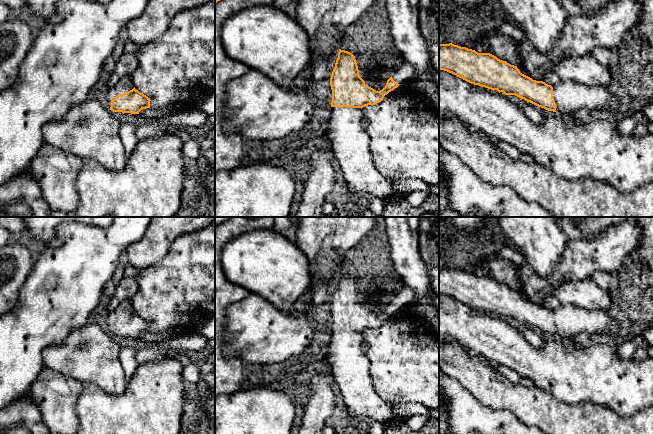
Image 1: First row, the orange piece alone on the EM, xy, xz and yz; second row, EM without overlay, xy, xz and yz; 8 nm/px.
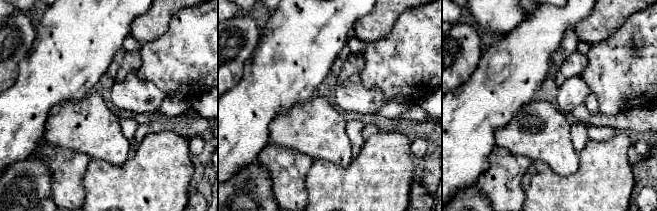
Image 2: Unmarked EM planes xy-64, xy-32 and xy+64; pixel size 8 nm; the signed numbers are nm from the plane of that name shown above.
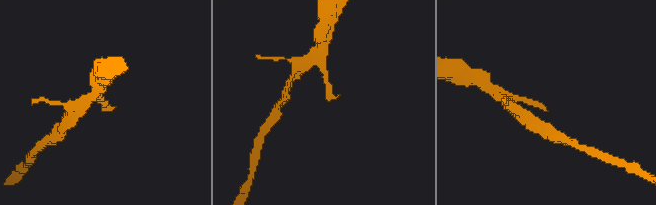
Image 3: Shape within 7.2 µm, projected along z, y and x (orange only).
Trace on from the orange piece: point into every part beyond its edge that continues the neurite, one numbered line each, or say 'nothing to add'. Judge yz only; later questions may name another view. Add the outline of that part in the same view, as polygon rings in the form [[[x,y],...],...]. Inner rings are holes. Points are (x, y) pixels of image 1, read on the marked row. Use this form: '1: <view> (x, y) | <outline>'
1: yz (570, 97) | [[[565,81],[552,87],[556,113],[566,116],[585,108],[590,113],[609,109],[622,117],[637,111],[643,112],[644,108],[653,102],[653,96],[645,100],[632,98],[626,94],[617,96],[614,88],[607,86],[585,86]]]

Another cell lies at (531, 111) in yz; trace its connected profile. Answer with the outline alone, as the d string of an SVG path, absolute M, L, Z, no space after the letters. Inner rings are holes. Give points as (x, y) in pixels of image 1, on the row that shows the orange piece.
M527 102L522 111L526 115L526 117L530 119L533 123L542 124L544 117L538 109L538 106Z

